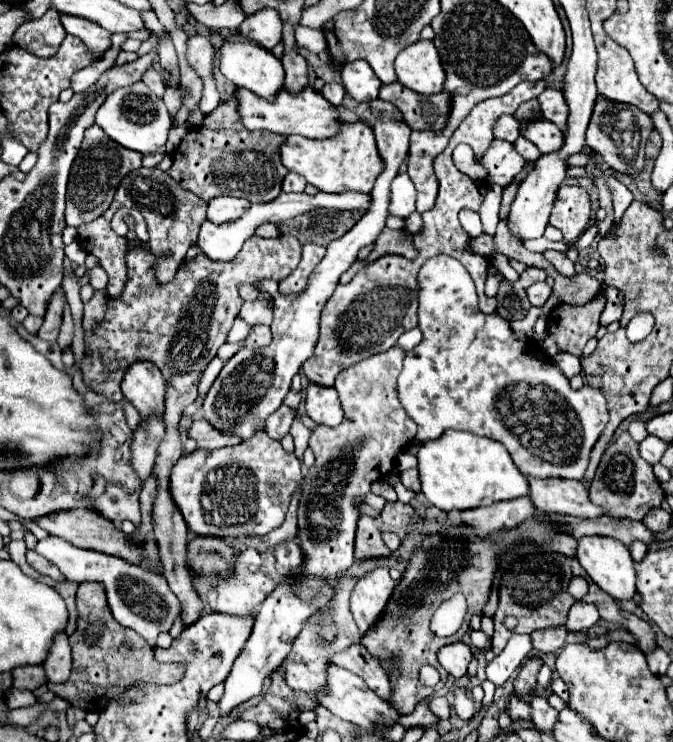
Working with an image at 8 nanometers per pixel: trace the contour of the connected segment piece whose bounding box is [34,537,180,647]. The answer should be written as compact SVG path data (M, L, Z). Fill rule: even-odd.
M46 537L40 539L34 547L36 553L46 557L50 563L58 565L68 581L84 583L84 581L98 581L104 583L108 605L114 619L126 627L132 627L140 637L144 637L152 647L156 645L156 637L162 631L170 631L172 619L176 611L180 611L180 601L170 591L166 579L162 575L152 575L144 571L140 565L132 565L120 557L112 557L92 549L80 549L60 537Z

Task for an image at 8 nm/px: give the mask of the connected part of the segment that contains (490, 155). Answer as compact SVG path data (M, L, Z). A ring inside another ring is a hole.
M494 139L484 155L476 161L488 169L488 183L500 187L506 187L526 163L522 155L514 149L514 145L502 139Z

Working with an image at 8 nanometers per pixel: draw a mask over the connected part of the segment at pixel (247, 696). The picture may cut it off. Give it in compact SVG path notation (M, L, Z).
M282 583L260 605L258 615L254 619L252 633L250 633L242 653L234 661L234 667L232 667L230 675L226 677L226 691L224 691L222 699L218 701L220 717L226 717L234 707L238 707L238 705L242 705L242 703L246 703L246 701L250 701L250 699L254 699L256 695L262 693L264 679L280 667L280 663L290 653L294 637L300 633L302 625L316 611L316 607L322 607L328 601L328 595L332 595L332 591L328 591L328 587L324 587L324 595L316 595L316 599L312 599L312 601L302 601L296 593L290 591L288 583Z

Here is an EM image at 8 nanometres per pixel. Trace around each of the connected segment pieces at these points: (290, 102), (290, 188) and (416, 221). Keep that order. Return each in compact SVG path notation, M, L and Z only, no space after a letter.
M236 87L234 91L236 101L238 101L238 115L240 121L246 129L266 129L272 133L280 133L280 135L304 135L308 139L318 139L318 137L332 137L338 131L338 123L340 117L336 113L336 107L332 107L318 91L314 91L312 87L304 87L302 91L298 91L296 95L292 95L286 87L282 87L274 101L268 101L252 91L246 91L244 87Z
M288 173L284 177L284 183L282 183L284 193L302 193L304 187L306 187L306 179L300 177L298 173Z
M414 211L410 217L406 217L404 219L406 221L406 225L404 225L404 231L408 231L408 233L418 233L420 231L420 227L423 225L422 217L420 217L420 213L418 211Z

